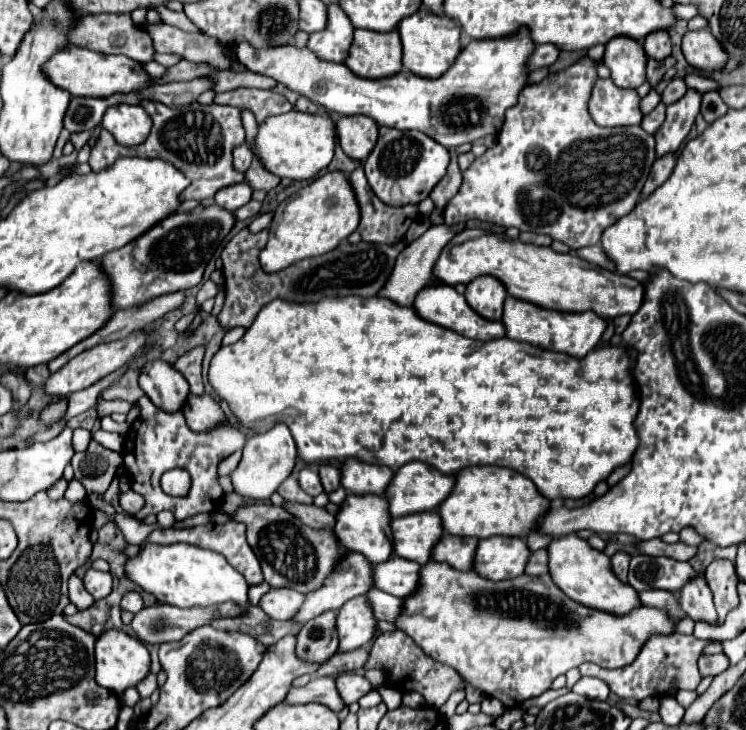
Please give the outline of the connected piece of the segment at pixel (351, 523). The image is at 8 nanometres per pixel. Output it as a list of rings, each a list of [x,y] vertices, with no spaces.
[[[346,495],[344,503],[340,505],[336,513],[336,525],[334,525],[336,537],[348,551],[362,553],[366,559],[370,559],[372,565],[384,563],[394,555],[392,539],[390,539],[390,513],[388,503],[380,495]]]

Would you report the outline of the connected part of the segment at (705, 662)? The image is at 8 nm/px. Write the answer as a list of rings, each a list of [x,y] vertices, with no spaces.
[[[724,653],[718,655],[702,655],[698,659],[698,667],[700,667],[700,675],[702,677],[716,677],[718,673],[726,671],[730,667],[730,661]]]

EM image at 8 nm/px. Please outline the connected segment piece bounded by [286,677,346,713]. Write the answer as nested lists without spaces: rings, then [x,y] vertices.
[[[314,677],[306,687],[300,689],[290,689],[290,693],[286,695],[286,703],[298,705],[298,703],[322,703],[326,707],[330,707],[334,713],[340,713],[346,703],[342,701],[338,689],[336,689],[336,679],[334,677]]]

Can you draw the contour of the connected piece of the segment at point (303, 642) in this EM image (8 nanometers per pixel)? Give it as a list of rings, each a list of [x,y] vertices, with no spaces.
[[[326,611],[310,619],[298,633],[298,657],[310,663],[324,663],[338,651],[336,611]]]

